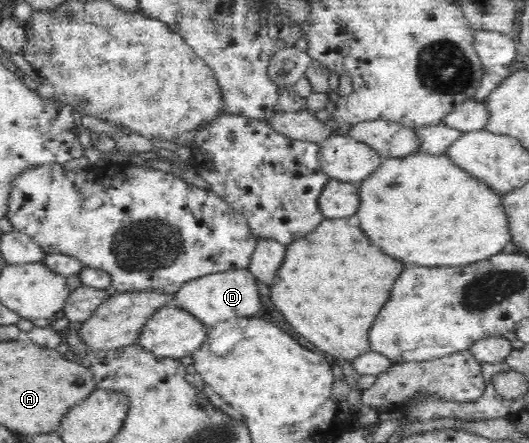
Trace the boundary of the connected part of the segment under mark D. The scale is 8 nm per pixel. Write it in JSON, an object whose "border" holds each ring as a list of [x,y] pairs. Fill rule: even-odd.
{"border":[[[248,268],[214,273],[184,283],[175,292],[175,307],[180,307],[202,321],[205,327],[227,322],[234,318],[251,317],[261,309],[261,293],[257,278]]]}

